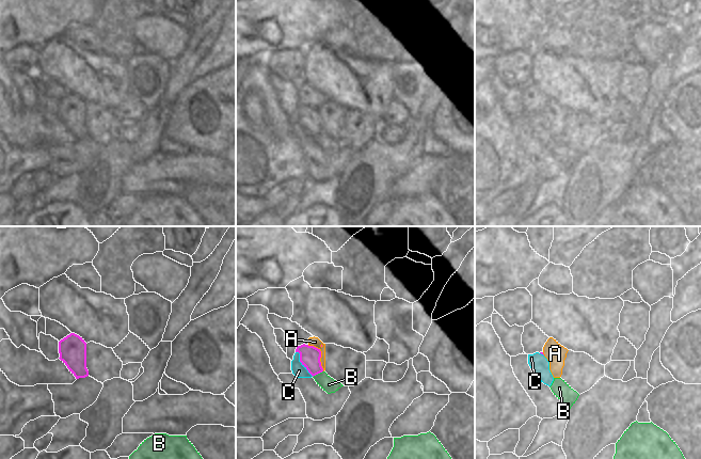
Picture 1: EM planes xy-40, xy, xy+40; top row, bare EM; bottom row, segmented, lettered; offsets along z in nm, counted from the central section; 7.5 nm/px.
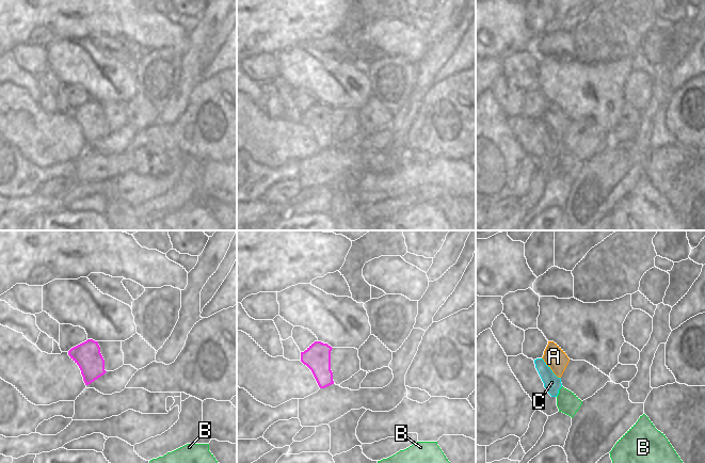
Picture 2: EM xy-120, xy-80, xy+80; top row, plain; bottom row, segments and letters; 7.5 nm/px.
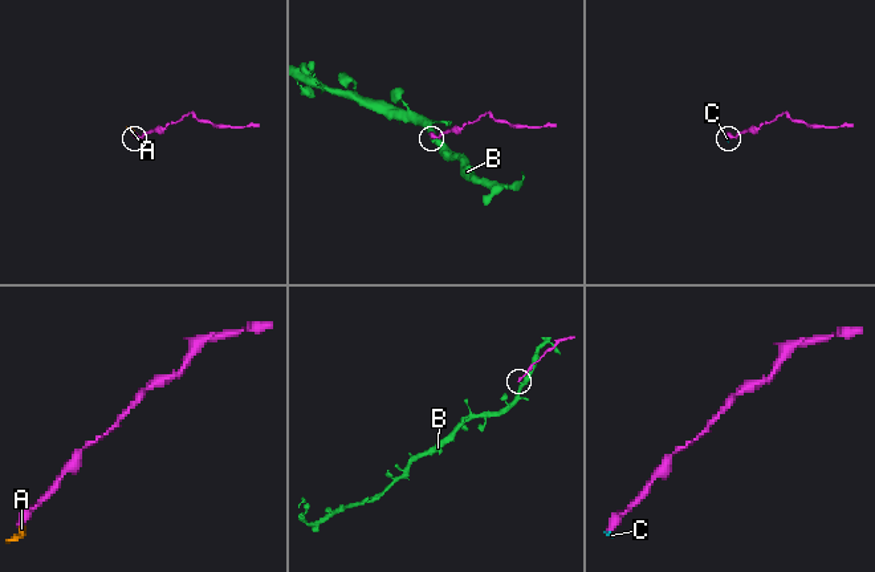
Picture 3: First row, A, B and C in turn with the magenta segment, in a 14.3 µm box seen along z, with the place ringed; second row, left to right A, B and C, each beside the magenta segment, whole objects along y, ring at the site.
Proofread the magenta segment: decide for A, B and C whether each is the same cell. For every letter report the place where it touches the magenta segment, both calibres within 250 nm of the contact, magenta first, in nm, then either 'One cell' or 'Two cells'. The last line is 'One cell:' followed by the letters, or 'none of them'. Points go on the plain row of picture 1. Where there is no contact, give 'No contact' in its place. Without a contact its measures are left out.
A: Touches magenta at xy (320, 115). Thickness 160 nm (magenta) against 70 nm. One cell
B: Touches magenta at xy (317, 135). Thickness 160 nm (magenta) against 110 nm. Two cells
C: Touches magenta at xy (301, 123). Thickness 160 nm (magenta) against 100 nm. Two cells
One cell: A

